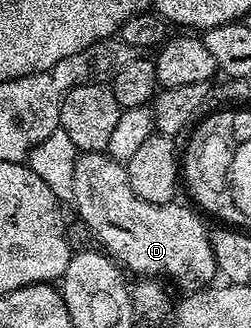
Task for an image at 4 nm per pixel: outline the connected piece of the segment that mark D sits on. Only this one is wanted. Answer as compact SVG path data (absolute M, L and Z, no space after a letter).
M83 152L78 155L75 161L75 190L72 203L77 204L76 215L89 227L94 241L118 265L124 266L130 273L138 272L138 277L174 280L179 287L185 288L181 290L196 290L206 287L212 281L209 279L218 275L213 247L209 241L211 232L210 229L205 229L206 221L192 207L184 208L180 202L152 204L139 198L139 194L131 190L126 165L105 152Z

